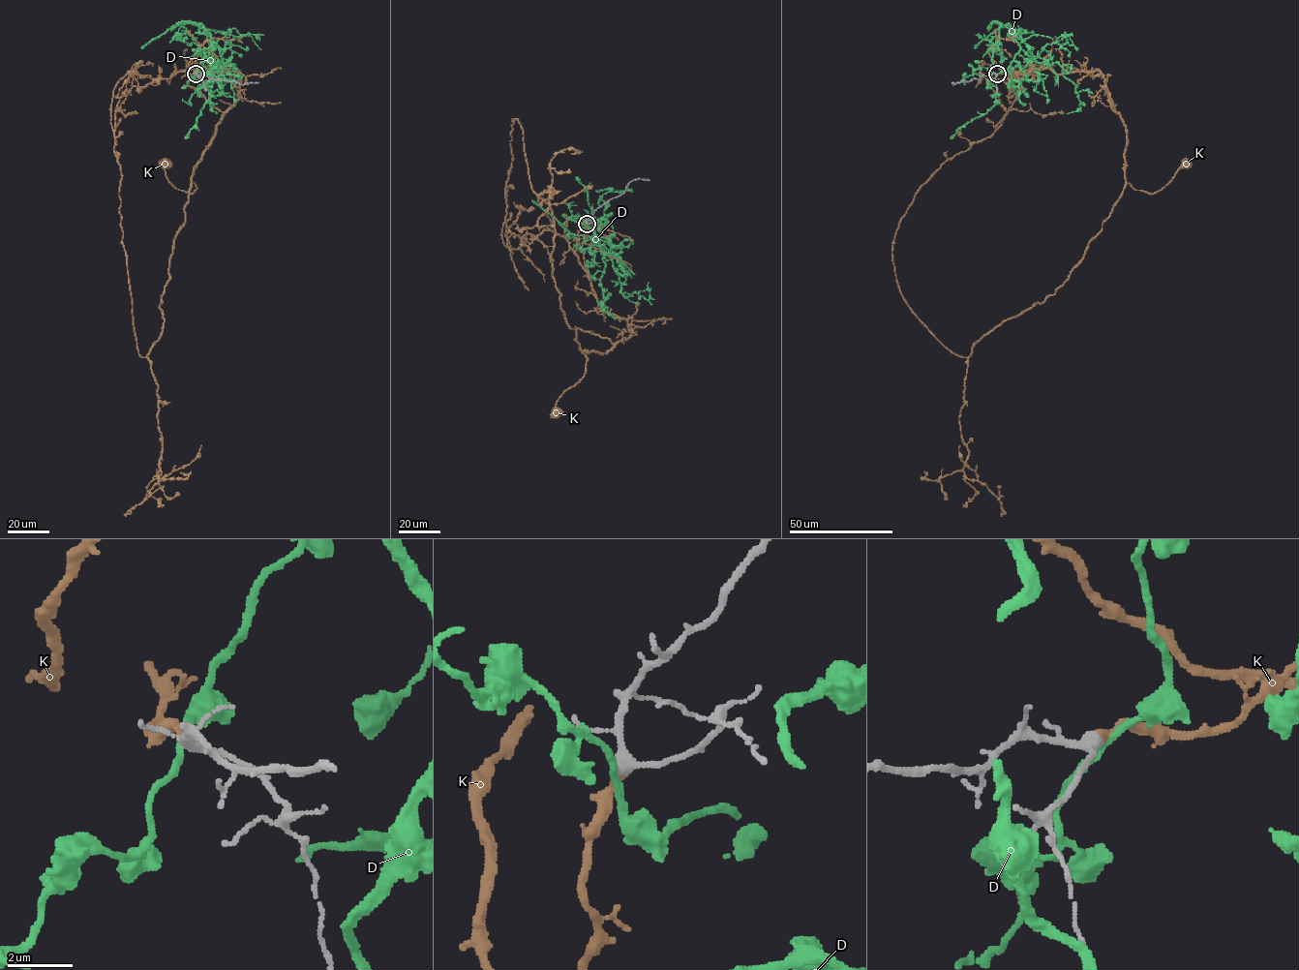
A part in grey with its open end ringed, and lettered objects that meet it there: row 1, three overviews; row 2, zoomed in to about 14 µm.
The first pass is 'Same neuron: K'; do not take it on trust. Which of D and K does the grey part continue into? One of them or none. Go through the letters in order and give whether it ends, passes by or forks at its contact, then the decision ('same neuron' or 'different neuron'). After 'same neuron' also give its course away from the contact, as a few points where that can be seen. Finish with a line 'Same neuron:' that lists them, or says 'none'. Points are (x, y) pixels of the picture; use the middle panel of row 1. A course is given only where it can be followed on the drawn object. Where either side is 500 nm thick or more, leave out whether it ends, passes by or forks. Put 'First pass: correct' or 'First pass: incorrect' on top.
First pass: correct
D: it passes by; different neuron
K: it passes by; same neuron; course (587, 225), (590, 288), (630, 335), (607, 352), (583, 351), (586, 371), (556, 411)
Same neuron: K

